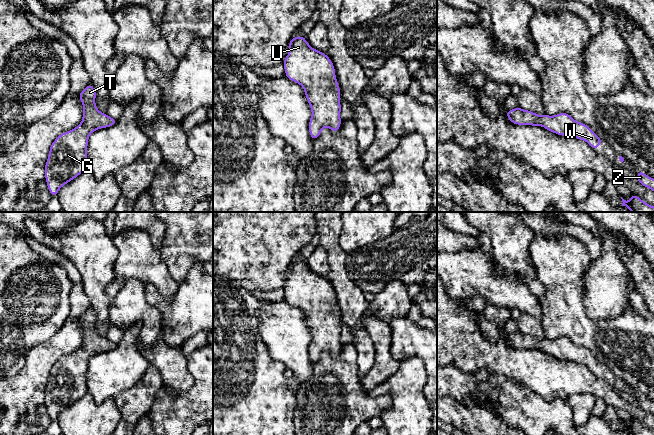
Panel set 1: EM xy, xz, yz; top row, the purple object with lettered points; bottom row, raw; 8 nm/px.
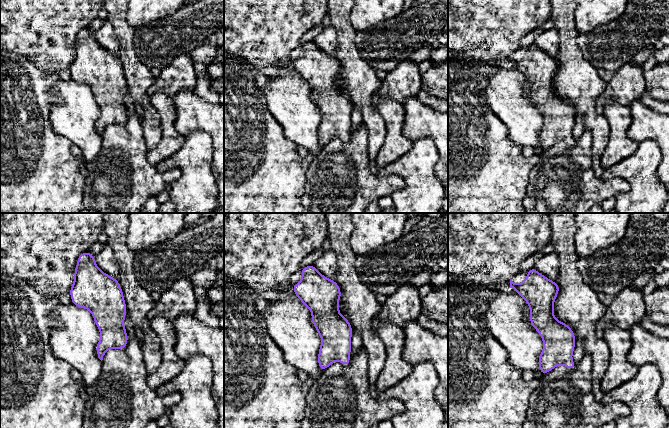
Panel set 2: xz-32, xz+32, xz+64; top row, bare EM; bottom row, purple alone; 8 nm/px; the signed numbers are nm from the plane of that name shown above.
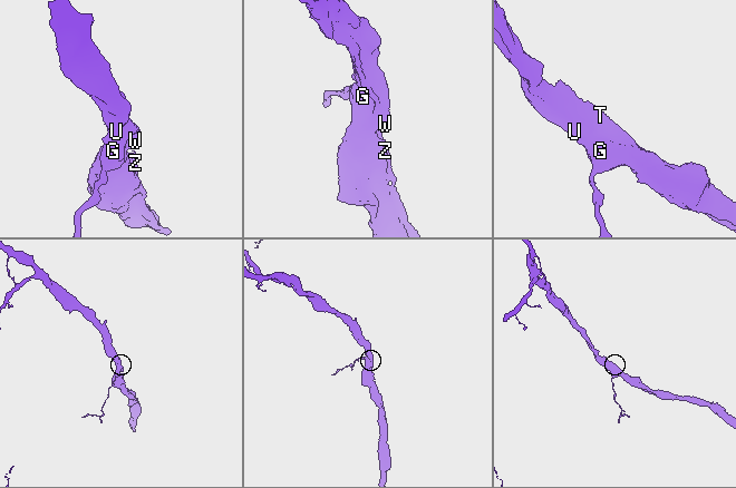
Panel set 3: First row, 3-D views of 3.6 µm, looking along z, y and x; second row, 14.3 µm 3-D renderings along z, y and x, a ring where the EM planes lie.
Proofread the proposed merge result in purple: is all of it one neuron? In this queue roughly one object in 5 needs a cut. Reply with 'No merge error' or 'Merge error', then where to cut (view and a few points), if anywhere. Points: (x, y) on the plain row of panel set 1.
No merge error. No split

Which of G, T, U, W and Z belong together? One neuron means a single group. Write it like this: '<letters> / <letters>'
G T U W Z

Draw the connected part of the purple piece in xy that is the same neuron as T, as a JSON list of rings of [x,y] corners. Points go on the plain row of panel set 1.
[[[89,308],[79,317],[83,329],[82,346],[74,353],[61,357],[51,368],[48,383],[45,387],[45,404],[51,420],[57,420],[61,411],[72,405],[87,393],[88,362],[93,355],[100,352],[112,351],[117,344],[100,336],[95,328],[95,312]]]

